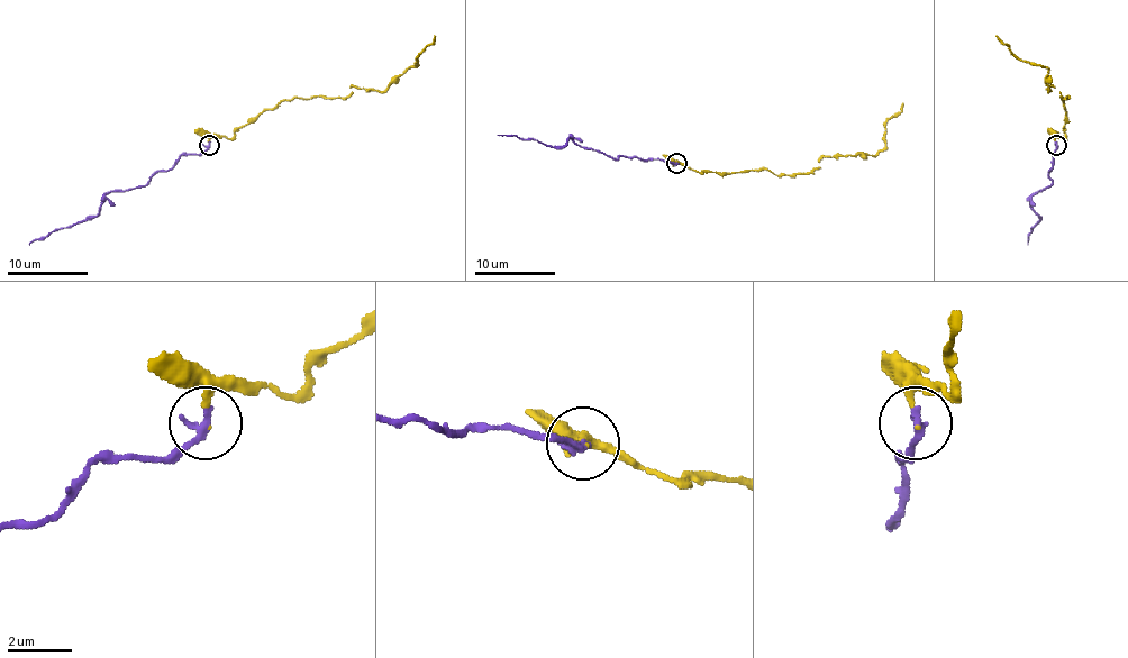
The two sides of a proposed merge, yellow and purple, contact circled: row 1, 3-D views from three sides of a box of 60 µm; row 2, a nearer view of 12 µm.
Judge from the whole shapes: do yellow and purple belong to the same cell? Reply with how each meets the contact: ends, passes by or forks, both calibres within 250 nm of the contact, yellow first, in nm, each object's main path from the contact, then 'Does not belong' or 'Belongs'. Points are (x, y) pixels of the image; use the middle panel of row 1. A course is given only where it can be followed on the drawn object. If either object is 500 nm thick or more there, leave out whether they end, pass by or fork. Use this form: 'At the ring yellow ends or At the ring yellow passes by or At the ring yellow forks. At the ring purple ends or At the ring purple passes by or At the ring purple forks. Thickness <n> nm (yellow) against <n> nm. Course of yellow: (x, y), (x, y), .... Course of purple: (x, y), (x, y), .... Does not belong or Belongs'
At the ring yellow ends. At the ring purple ends. Thickness 110 nm (yellow) against 280 nm. Course of yellow: (678, 163), (700, 172), (810, 172), (822, 158), (879, 153), (884, 125), (902, 102). Course of purple: (676, 163), (613, 158), (580, 146), (572, 138), (562, 146), (549, 146), (534, 138), (498, 135). Belongs

